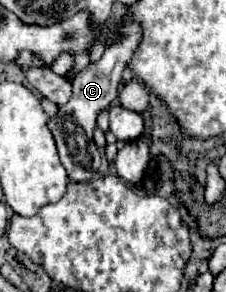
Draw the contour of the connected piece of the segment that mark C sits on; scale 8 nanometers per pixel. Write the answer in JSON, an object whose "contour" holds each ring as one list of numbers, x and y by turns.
{"contour":[[134,18,126,20,126,24,120,24,116,32,118,38,104,50,102,58,94,64,88,64,72,78,72,98,64,106,58,106,58,114,48,120,48,128,54,136,60,162,66,168,68,178,72,182,88,182,98,172,100,152,98,146,94,144,96,118,100,112,108,110,110,104,118,98,122,72,128,66,130,58,134,56,138,44,142,42,142,26]]}

